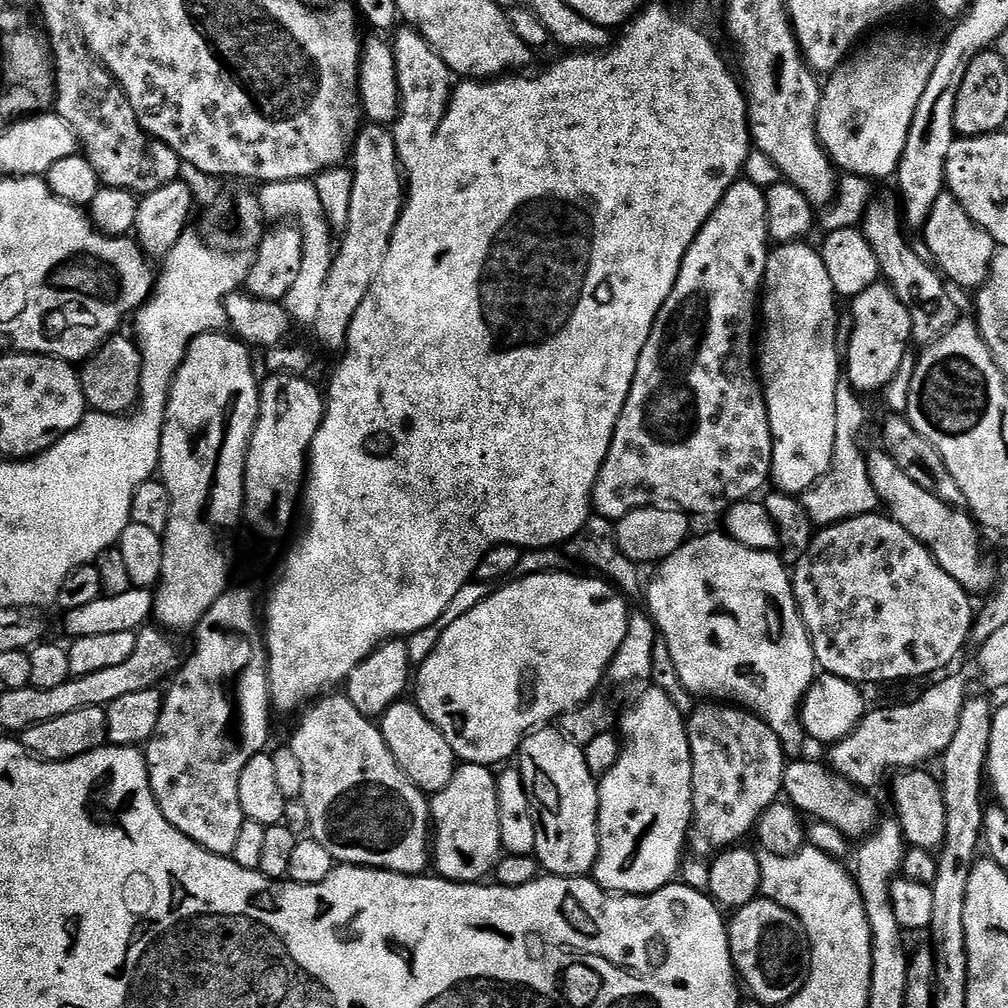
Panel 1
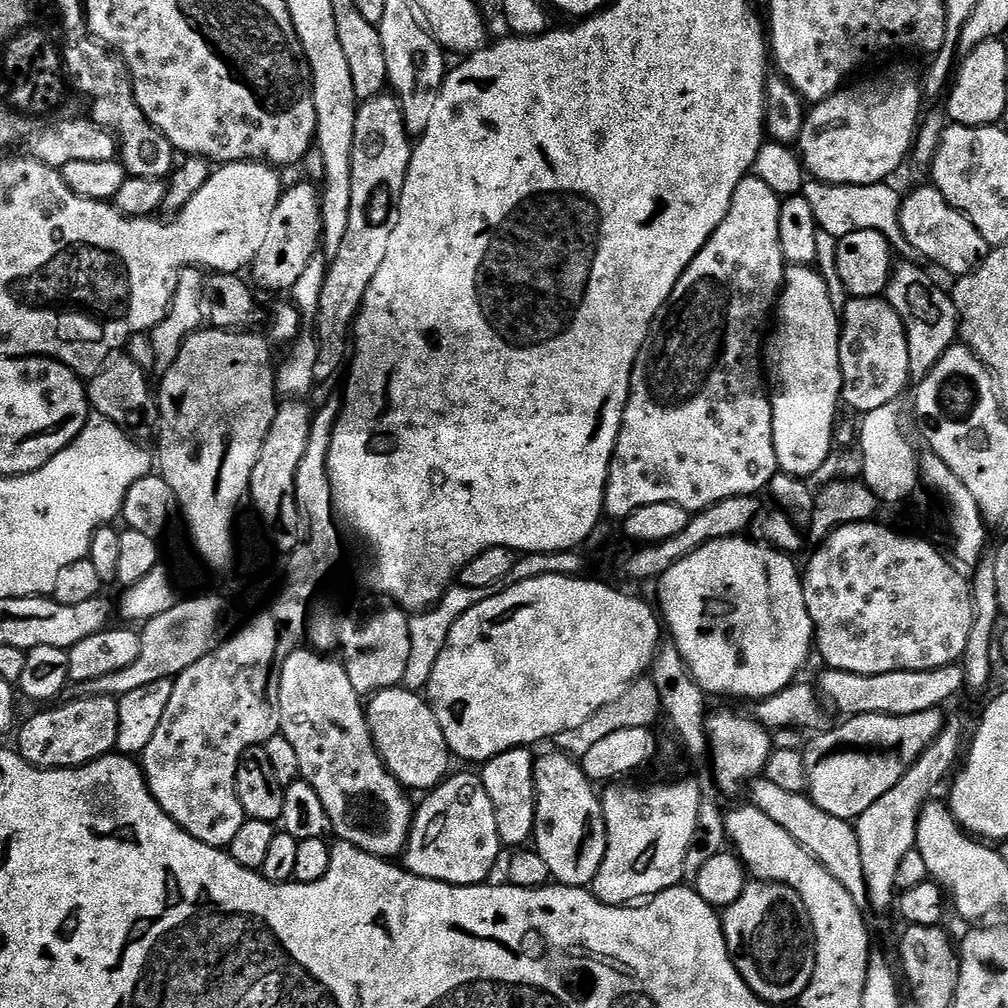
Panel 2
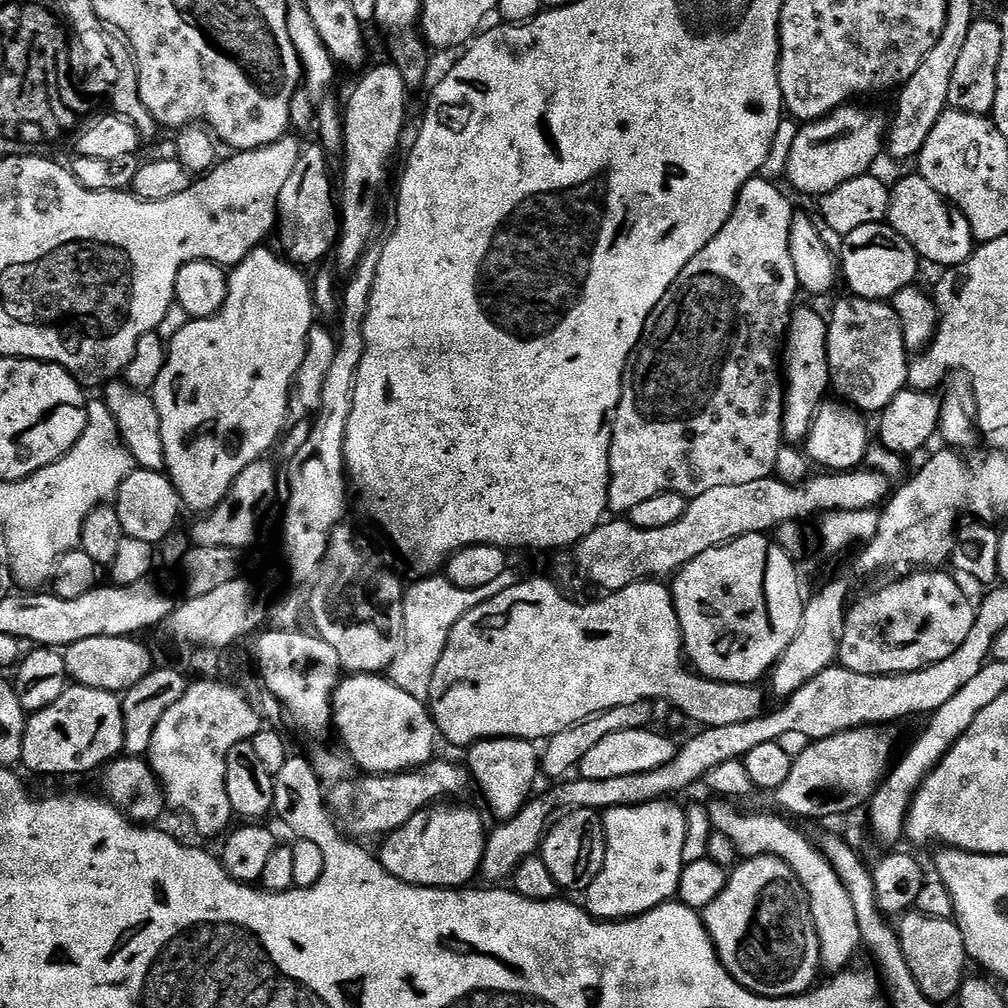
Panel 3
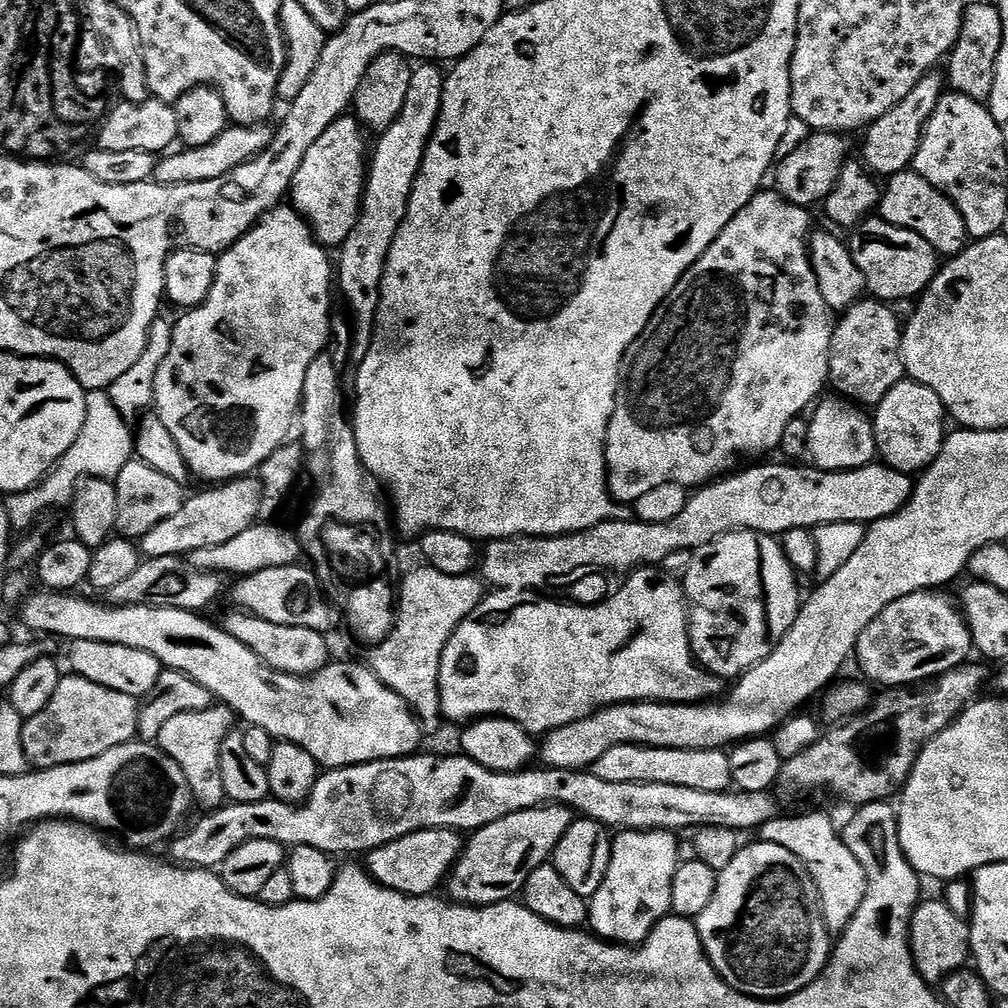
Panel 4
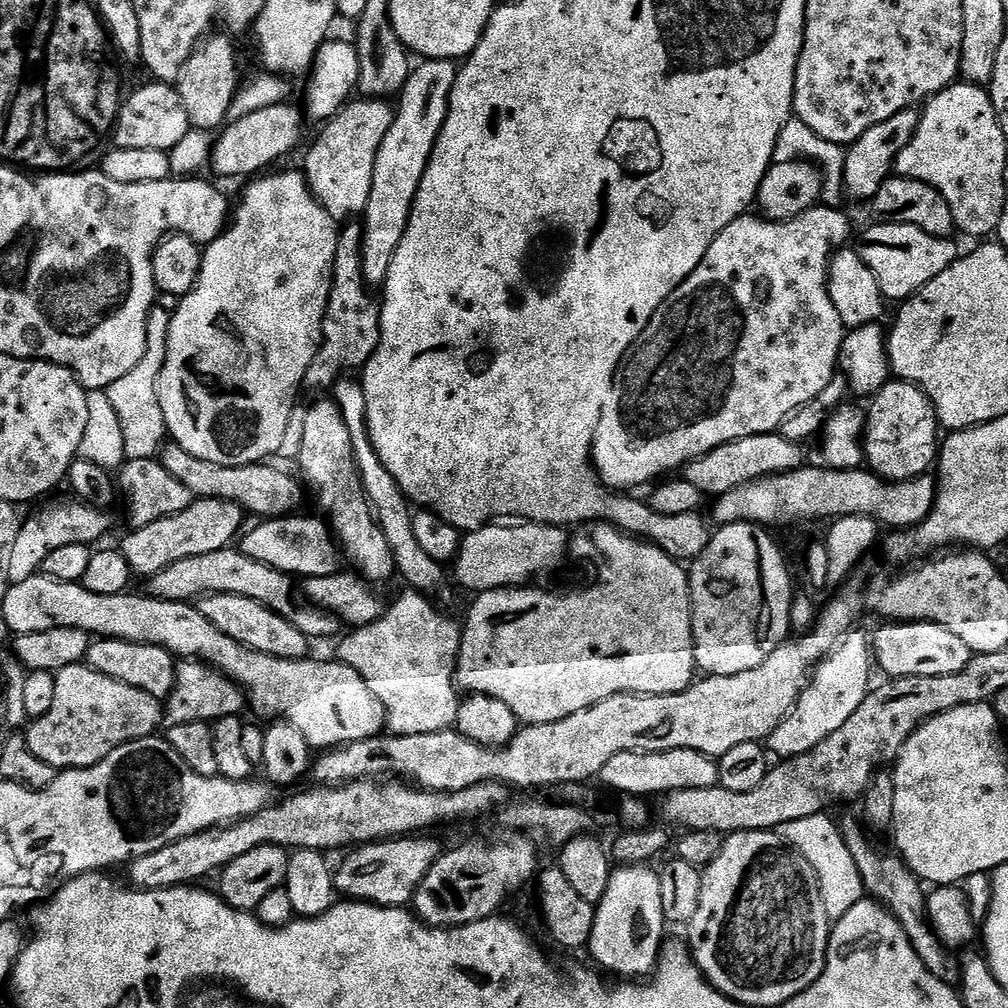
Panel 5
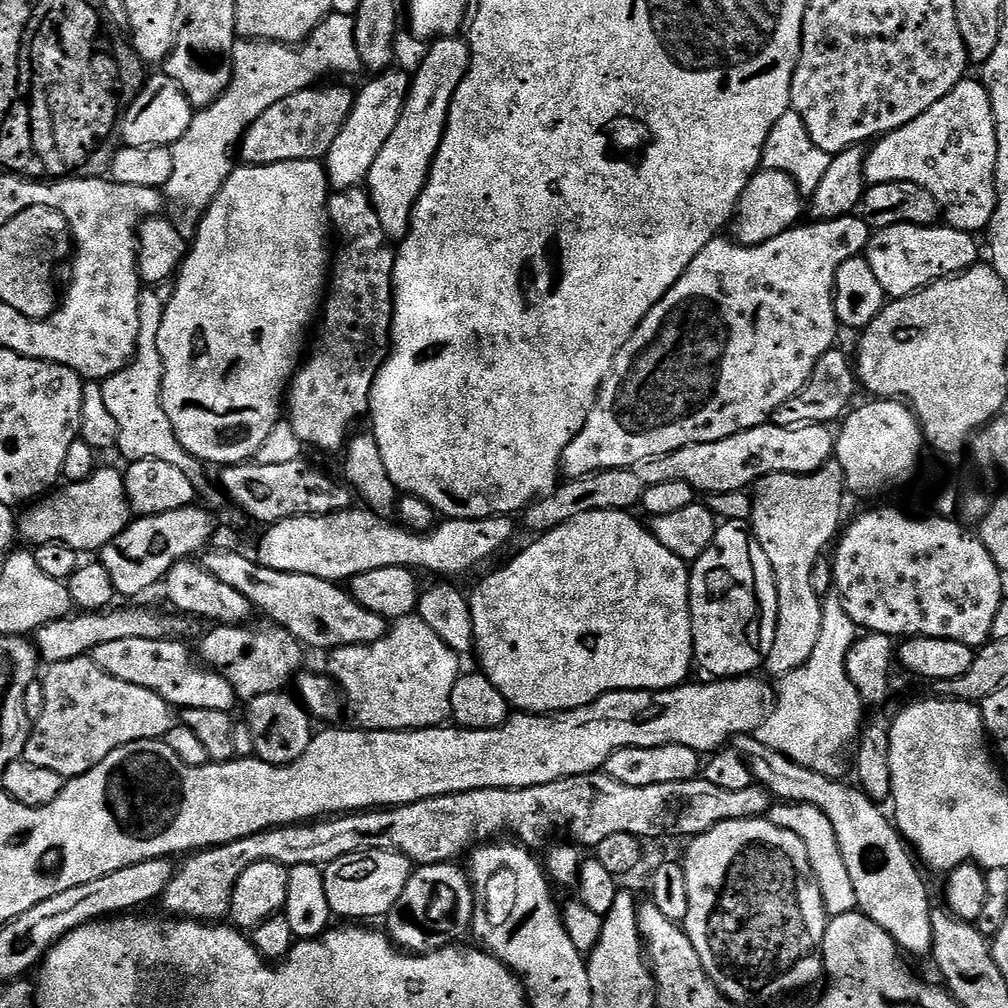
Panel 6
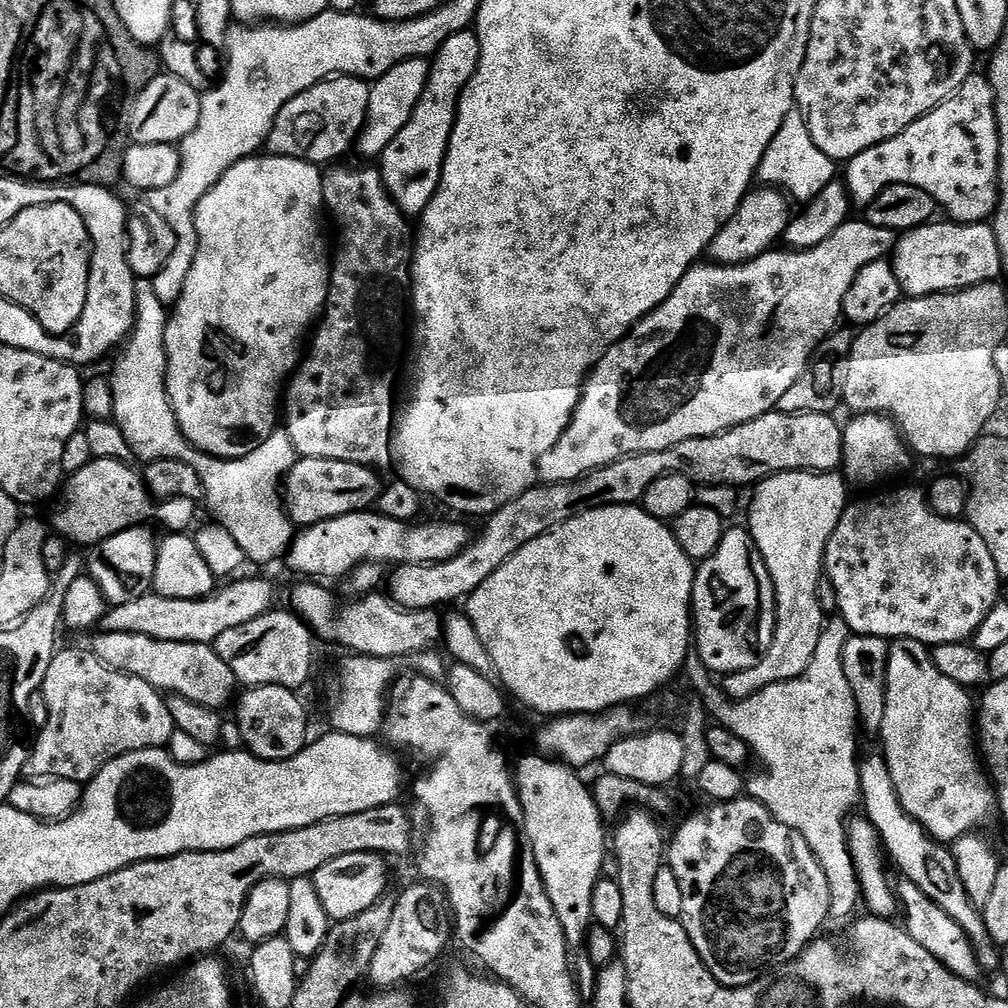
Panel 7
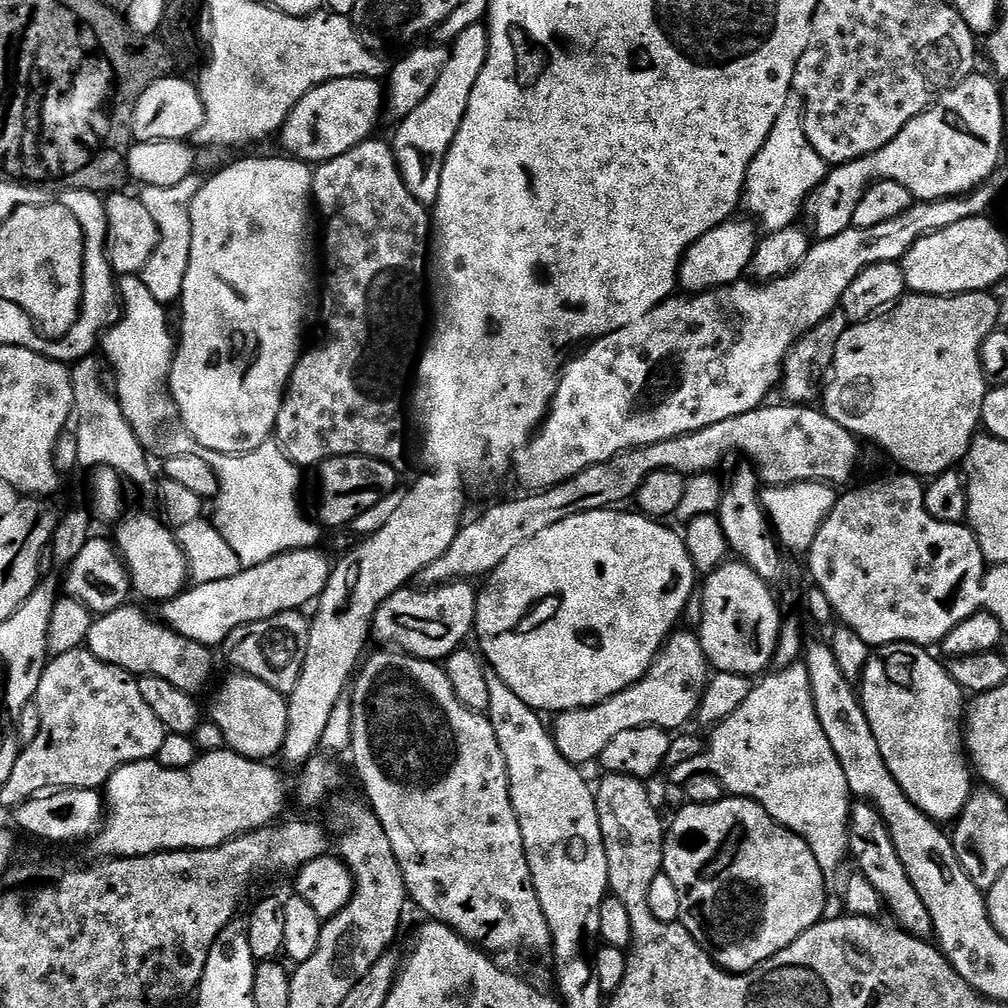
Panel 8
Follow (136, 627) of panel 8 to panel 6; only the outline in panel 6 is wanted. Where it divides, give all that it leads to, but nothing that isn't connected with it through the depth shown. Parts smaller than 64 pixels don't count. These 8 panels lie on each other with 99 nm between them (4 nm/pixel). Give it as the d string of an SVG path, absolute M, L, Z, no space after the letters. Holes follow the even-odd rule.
M121 638L119 642L105 642L90 654L98 667L106 670L114 678L122 678L122 682L134 682L134 686L142 686L146 690L154 690L173 709L205 708L206 710L222 710L232 712L238 697L234 686L222 675L203 663L192 664L192 656L188 648L176 638L155 640L154 638Z

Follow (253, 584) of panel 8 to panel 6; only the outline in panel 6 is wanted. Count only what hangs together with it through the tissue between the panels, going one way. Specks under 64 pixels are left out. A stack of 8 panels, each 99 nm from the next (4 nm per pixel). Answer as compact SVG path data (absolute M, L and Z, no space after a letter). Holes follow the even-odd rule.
M115 608L99 612L84 610L39 628L34 633L34 643L39 659L45 665L66 662L70 658L91 654L95 648L103 646L105 642L119 642L121 638L154 638L155 640L180 638L183 637L182 634L189 624L189 621L180 614L163 616L152 608Z

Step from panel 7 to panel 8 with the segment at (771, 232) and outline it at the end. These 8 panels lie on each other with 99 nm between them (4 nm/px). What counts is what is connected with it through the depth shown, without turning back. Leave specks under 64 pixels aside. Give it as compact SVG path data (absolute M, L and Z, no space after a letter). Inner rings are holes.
M743 219L727 220L725 224L719 224L714 230L702 234L698 242L690 245L684 261L680 263L678 277L679 287L685 293L707 292L710 288L734 284L749 271L758 243L758 228L751 219Z

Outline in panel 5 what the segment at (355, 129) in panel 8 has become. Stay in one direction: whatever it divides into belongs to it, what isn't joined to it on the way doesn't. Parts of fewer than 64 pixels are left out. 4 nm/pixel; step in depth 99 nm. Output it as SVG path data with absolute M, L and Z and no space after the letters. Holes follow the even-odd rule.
M288 102L275 104L266 110L254 110L254 114L246 114L246 118L231 121L212 145L211 171L216 171L220 176L252 178L271 169L275 160L290 155L299 146L306 125L305 113L290 105Z

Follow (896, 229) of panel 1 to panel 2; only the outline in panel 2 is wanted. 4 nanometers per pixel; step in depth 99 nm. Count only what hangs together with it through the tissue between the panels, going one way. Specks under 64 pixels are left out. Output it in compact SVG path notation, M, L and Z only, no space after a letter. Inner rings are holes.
M900 262L893 267L892 277L888 280L886 299L890 307L902 318L906 330L906 346L910 350L909 377L913 381L925 380L938 366L938 358L946 354L957 343L960 331L960 315L954 306L951 295L944 292L932 281L927 267L919 263Z

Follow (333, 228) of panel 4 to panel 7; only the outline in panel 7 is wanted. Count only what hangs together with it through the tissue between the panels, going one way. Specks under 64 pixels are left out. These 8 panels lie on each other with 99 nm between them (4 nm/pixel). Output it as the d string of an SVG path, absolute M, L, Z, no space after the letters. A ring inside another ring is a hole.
M425 58L407 59L392 67L370 86L370 101L367 102L367 118L357 139L357 149L368 158L381 157L386 147L398 136L406 122L410 120L416 104L424 92L429 77L431 63Z

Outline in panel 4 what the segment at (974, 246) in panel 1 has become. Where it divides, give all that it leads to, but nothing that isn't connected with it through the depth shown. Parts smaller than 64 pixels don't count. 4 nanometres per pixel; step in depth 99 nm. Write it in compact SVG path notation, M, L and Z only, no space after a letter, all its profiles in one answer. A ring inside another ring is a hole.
M905 170L887 177L885 184L878 205L879 219L899 228L914 230L914 234L926 238L926 242L944 258L956 256L963 248L968 247L970 237L966 222L962 222L962 214L956 209L954 202L950 202L950 198L930 186L926 178L919 176L915 170Z

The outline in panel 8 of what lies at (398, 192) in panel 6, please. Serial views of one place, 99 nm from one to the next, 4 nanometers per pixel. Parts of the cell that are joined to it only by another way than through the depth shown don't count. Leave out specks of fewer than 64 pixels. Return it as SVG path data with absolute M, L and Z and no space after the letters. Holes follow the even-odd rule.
M483 23L470 26L451 43L445 66L437 78L430 93L406 118L399 121L397 132L392 137L393 152L398 162L399 172L407 188L418 202L425 206L435 205L438 190L441 186L442 166L449 152L466 106L469 105L470 94L474 83L478 80L485 58L488 57L488 31Z

